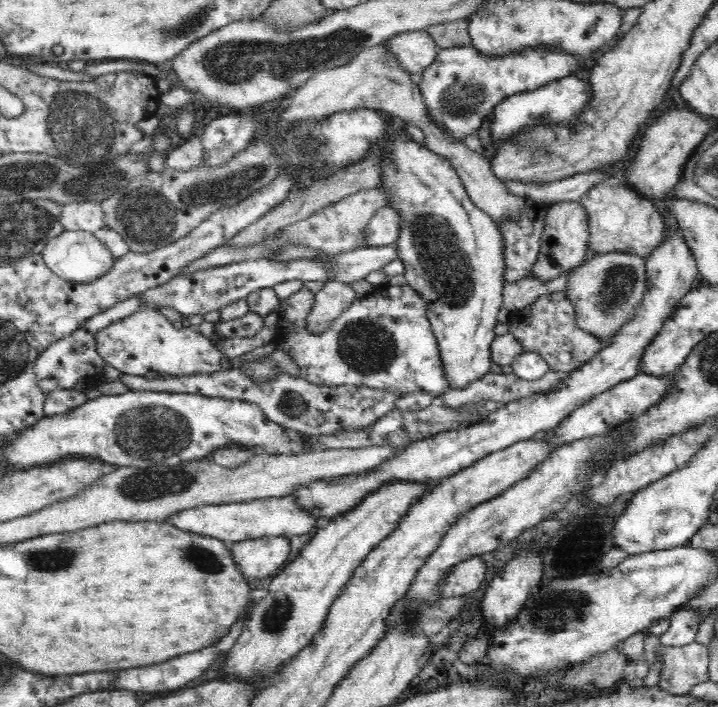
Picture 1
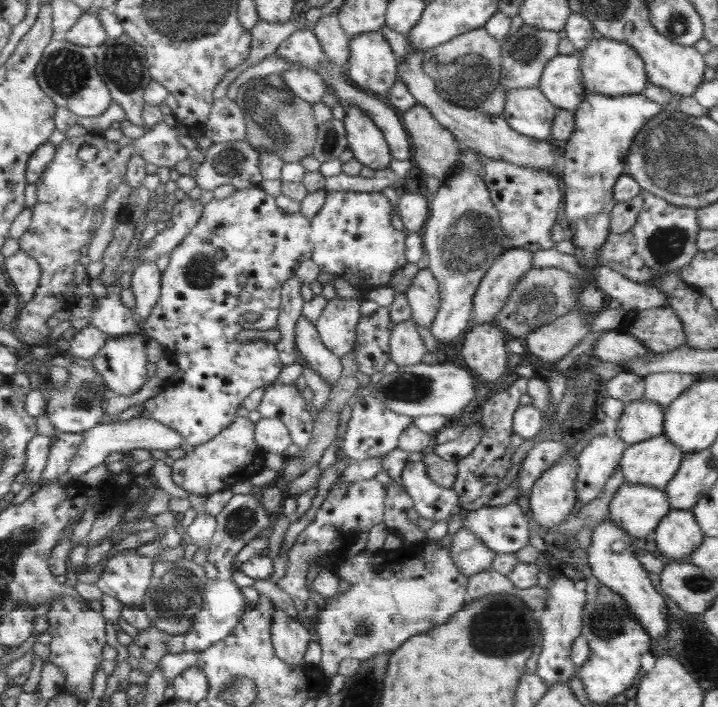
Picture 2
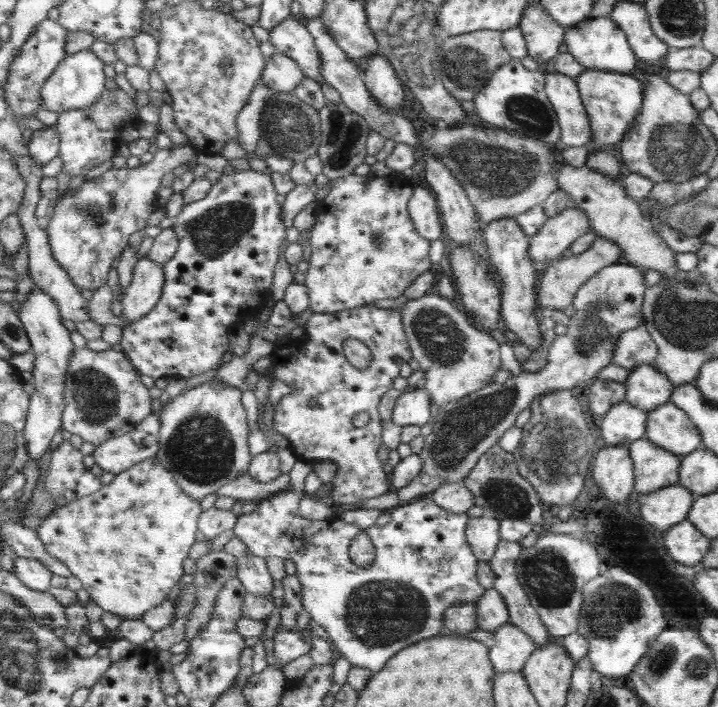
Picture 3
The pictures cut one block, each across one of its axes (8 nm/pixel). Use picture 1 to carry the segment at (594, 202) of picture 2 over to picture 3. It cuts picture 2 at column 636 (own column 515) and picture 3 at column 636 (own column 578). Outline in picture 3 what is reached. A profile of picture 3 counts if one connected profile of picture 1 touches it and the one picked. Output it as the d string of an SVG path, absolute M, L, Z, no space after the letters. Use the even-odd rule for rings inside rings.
M583 69L575 78L591 131L589 151L613 147L619 142L641 108L644 84L629 74Z

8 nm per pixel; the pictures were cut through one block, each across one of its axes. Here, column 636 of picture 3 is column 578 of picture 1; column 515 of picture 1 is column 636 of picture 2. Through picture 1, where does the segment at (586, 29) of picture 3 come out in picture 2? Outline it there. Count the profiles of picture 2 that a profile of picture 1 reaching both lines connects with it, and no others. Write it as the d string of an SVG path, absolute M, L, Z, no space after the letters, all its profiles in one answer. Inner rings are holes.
M607 37L592 38L583 50L577 52L577 58L580 59L585 95L623 96L623 94L640 94L648 83L643 61L631 46L627 46L623 42L609 40Z

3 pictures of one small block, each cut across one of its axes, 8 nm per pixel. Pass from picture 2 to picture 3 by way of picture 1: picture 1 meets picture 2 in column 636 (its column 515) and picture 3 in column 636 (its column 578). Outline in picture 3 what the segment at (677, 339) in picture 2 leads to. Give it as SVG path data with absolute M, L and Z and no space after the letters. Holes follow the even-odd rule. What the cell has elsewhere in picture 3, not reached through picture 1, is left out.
M642 318L635 329L617 335L610 362L631 371L640 364L653 364L655 355L656 344L651 341Z

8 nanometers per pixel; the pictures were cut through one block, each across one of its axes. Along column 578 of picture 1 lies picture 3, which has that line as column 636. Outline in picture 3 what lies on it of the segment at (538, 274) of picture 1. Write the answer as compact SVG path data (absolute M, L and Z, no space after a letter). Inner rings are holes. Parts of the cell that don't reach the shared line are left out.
M563 163L558 165L556 181L563 194L573 200L574 208L584 212L590 231L597 237L605 238L617 245L621 250L622 262L639 270L655 270L660 273L662 279L676 276L679 272L675 263L676 254L657 236L652 222L637 202L624 193L621 179L599 174L584 164L577 167Z

